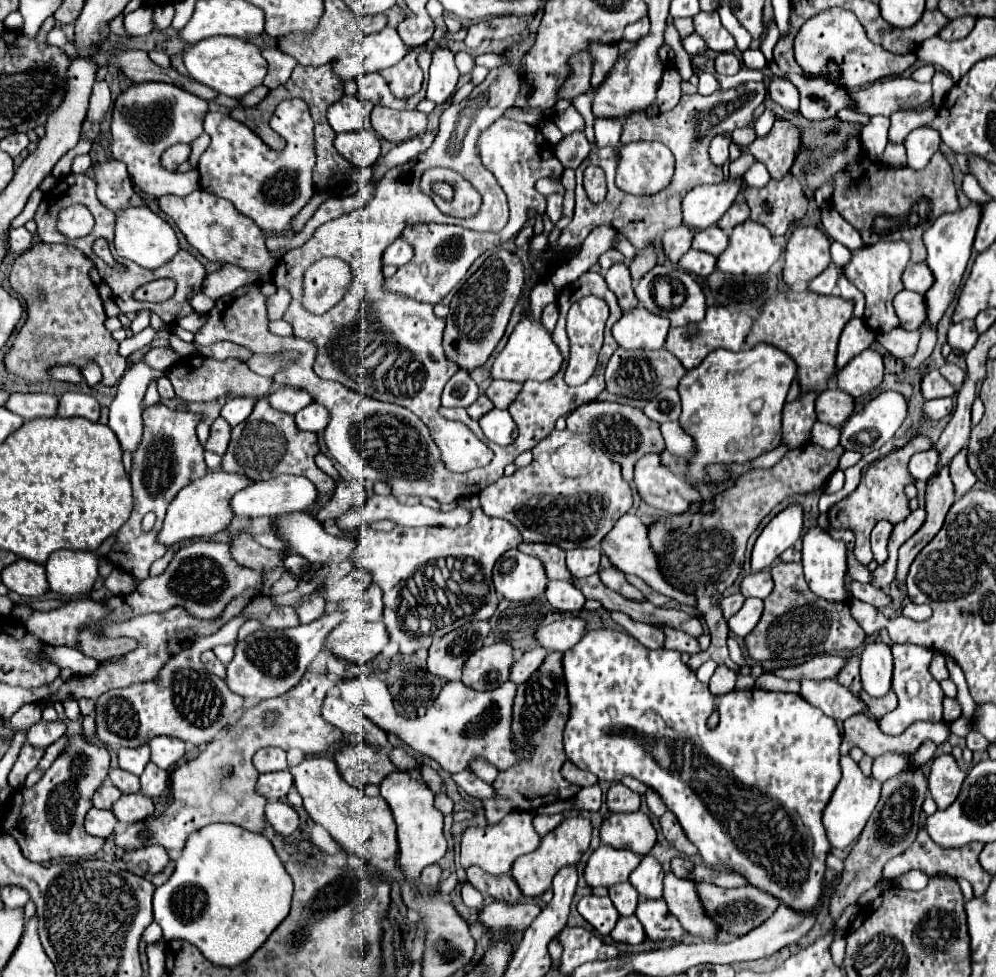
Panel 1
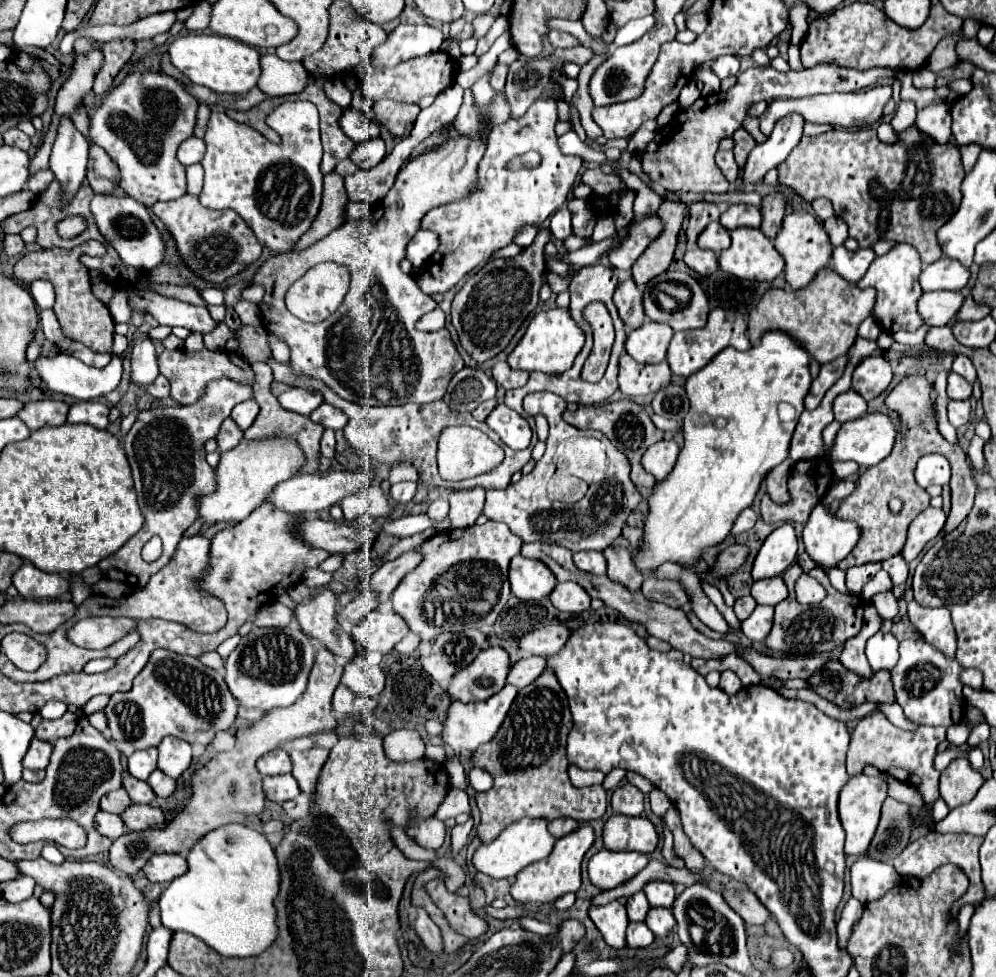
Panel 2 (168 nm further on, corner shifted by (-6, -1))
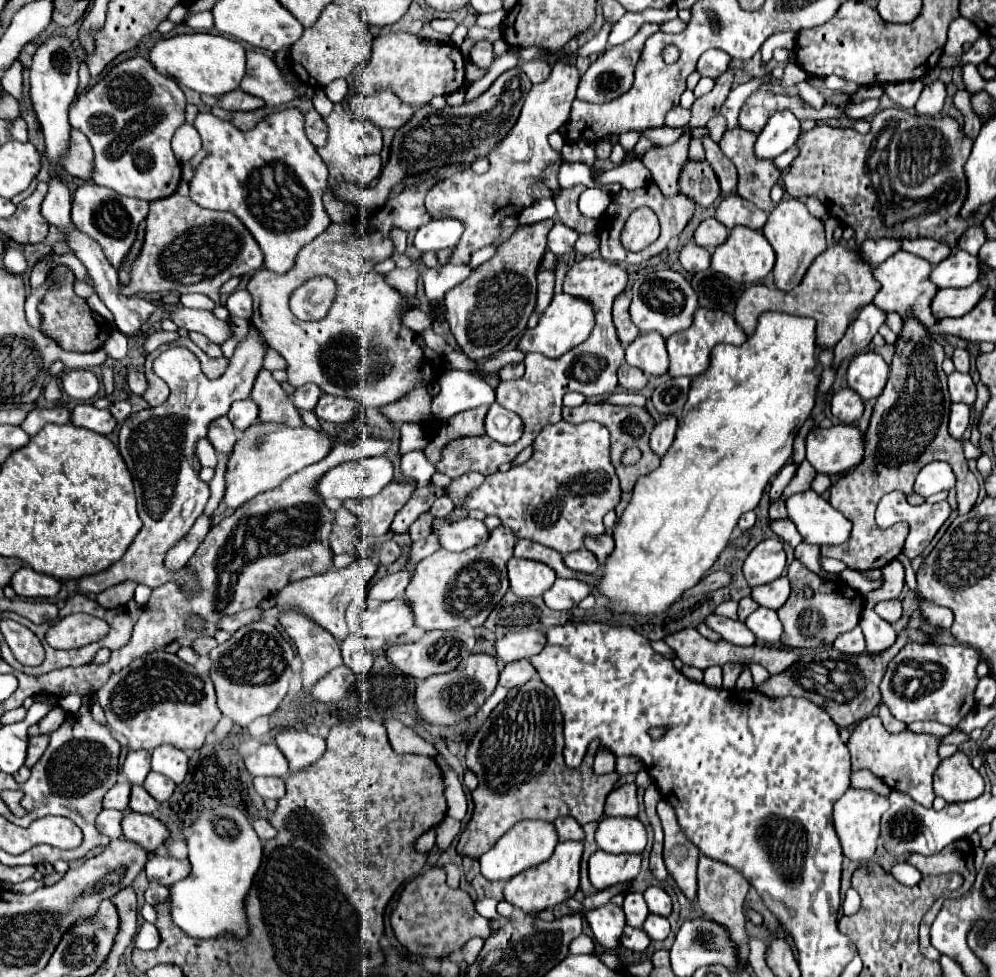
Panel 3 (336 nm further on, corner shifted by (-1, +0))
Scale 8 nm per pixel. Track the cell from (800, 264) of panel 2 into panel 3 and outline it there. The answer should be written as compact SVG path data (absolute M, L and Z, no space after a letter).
M799 199L781 201L771 211L771 215L763 227L763 235L767 237L767 241L771 243L771 247L775 249L775 255L777 255L777 261L773 267L773 277L775 277L775 285L781 291L795 289L801 283L801 279L803 279L805 271L809 269L809 265L813 263L813 259L827 249L823 221L817 217L811 217L805 203Z

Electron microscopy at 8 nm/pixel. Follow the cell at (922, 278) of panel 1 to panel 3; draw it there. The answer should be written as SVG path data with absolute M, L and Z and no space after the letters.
M957 249L953 255L937 263L931 271L931 281L937 287L969 287L979 277L979 259Z

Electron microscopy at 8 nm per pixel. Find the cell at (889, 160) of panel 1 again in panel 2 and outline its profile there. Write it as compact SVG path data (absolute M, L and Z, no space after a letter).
M882 123L876 131L878 138L886 144L893 144L897 140L897 133L889 123Z

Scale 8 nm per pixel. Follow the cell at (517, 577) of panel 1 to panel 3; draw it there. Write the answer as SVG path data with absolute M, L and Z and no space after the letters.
M509 559L509 587L519 597L541 597L557 579L555 571L545 563L531 559Z

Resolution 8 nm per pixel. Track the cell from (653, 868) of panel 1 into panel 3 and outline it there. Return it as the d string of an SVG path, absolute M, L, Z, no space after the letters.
M647 887L643 897L645 897L651 913L657 913L663 917L667 917L671 913L671 897L665 893L663 887Z

